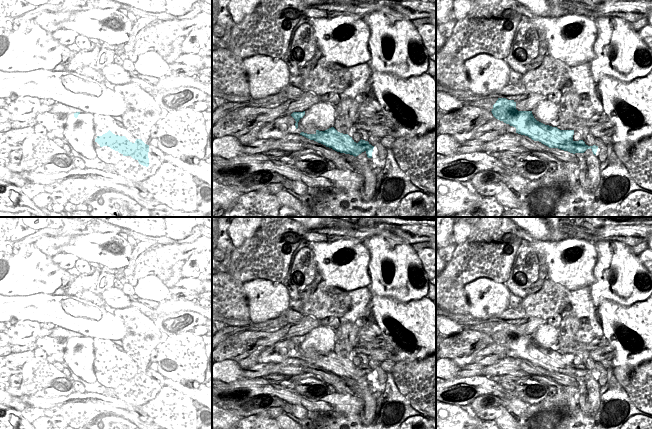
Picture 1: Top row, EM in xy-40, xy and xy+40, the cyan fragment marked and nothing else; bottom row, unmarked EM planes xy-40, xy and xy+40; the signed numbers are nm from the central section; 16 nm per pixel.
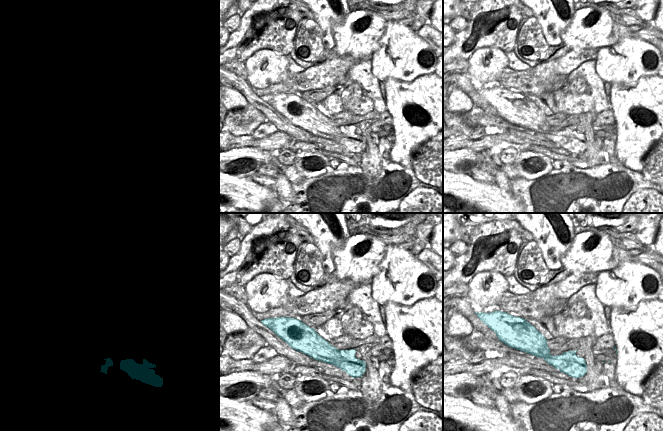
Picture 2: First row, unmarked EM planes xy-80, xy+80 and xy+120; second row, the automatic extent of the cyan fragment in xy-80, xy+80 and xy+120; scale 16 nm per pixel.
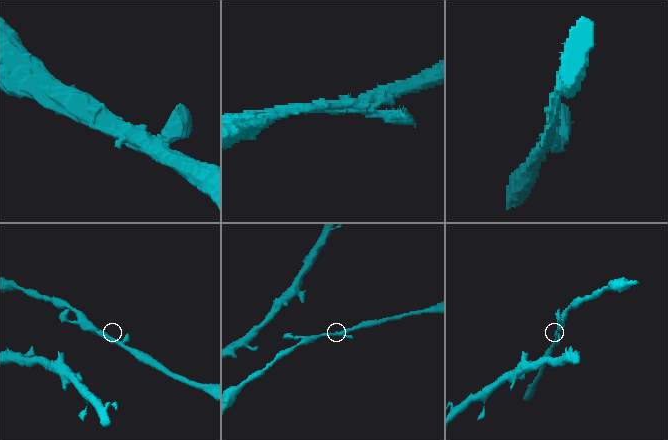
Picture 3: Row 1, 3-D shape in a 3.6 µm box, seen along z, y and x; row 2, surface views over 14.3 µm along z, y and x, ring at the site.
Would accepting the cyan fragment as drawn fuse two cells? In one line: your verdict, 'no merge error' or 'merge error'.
no merge error

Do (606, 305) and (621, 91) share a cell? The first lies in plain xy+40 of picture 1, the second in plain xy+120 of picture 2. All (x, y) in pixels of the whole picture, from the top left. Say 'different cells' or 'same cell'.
same cell

